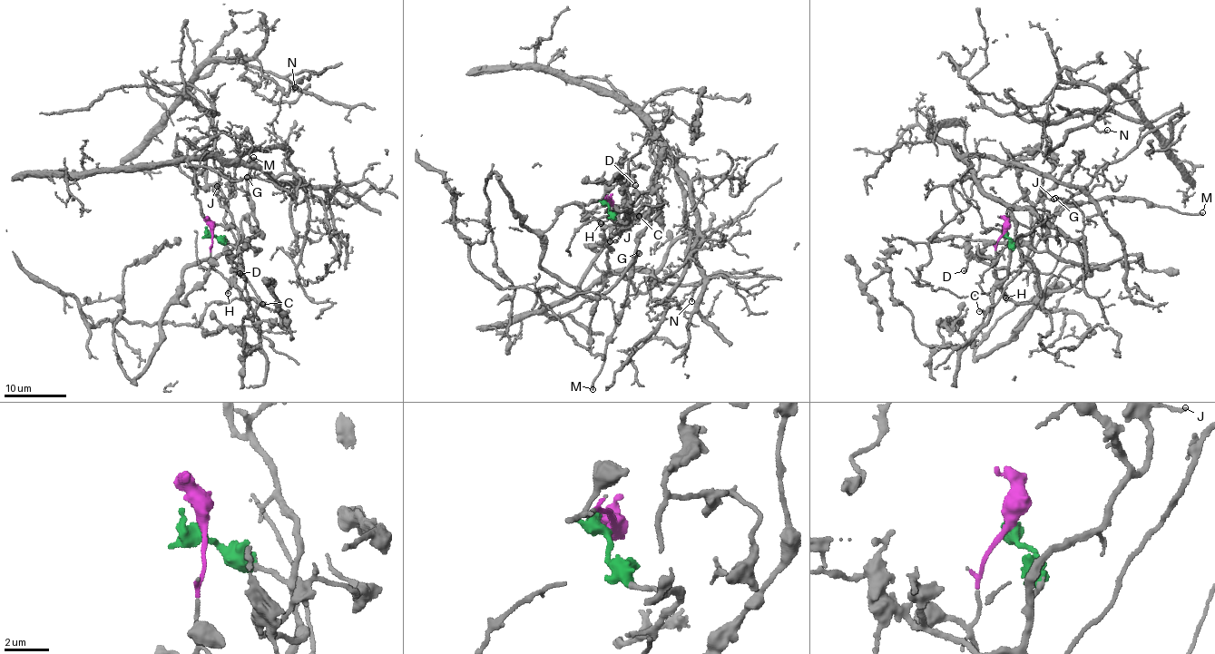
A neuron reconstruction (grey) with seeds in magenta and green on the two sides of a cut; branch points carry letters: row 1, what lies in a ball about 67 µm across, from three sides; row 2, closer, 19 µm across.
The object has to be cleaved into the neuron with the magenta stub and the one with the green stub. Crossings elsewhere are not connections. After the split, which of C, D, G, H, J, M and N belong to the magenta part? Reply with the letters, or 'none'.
G, M

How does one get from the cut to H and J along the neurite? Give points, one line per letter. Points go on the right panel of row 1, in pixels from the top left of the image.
H: (1005, 233), (1012, 248), (1008, 274), (1000, 288), (1005, 297)
J: (1005, 233), (1011, 240), (1010, 252), (1014, 242), (1030, 231), (1043, 213), (1043, 200), (1054, 200)

